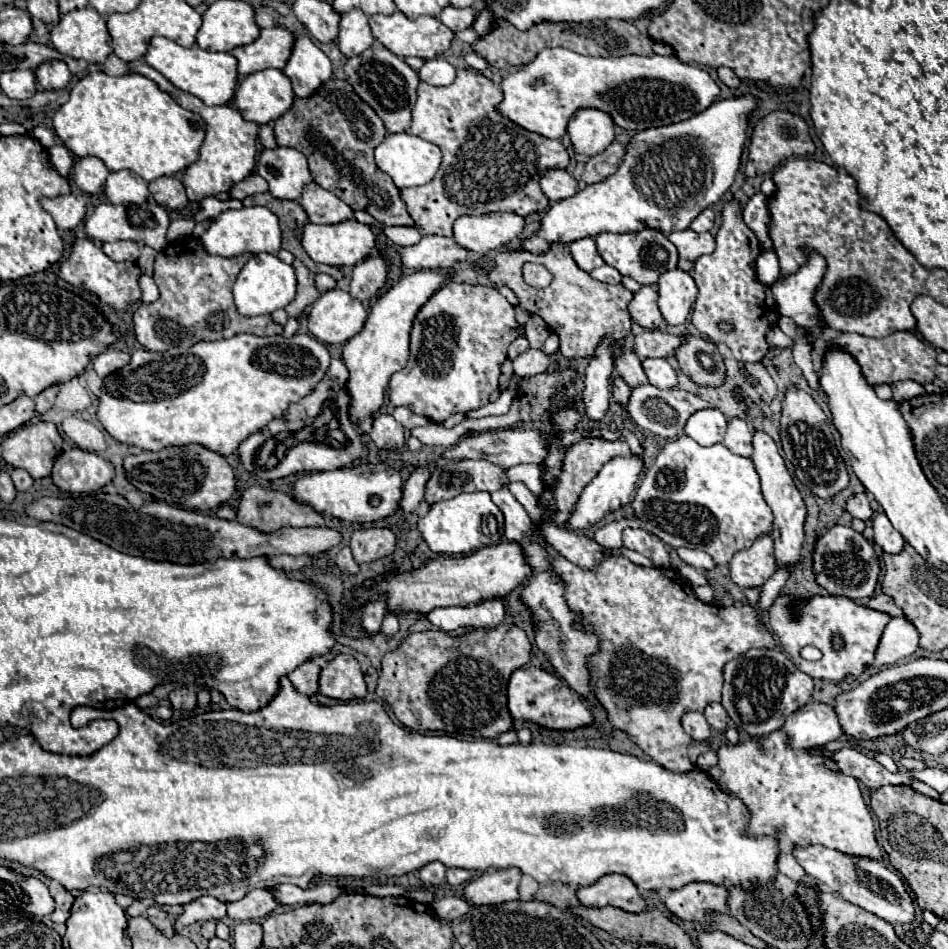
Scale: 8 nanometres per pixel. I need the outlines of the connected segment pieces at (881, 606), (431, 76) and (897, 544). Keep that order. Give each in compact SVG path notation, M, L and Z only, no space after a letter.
M877 594L877 596L873 596L869 602L867 602L867 606L869 608L873 608L873 610L879 610L879 612L887 612L887 614L891 614L891 616L903 616L903 610L891 600L891 596L887 596L887 594Z
M433 58L425 62L423 68L419 70L421 82L427 82L431 86L449 86L455 82L455 76L457 76L455 66L451 66L445 58Z
M879 512L875 518L873 518L873 530L875 530L875 544L879 544L883 548L883 552L889 552L889 554L899 554L903 550L903 536L891 526L889 518Z

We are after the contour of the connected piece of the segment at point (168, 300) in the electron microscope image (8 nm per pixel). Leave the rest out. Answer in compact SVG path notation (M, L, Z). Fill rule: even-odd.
M193 236L179 238L169 242L155 258L153 280L161 292L159 300L145 304L141 302L133 314L135 336L141 346L149 352L165 352L171 346L189 348L201 340L221 340L231 338L239 332L255 334L255 336L273 336L281 334L283 326L277 324L271 314L267 316L239 316L231 286L241 272L243 264L249 260L249 252L243 256L223 258L223 256L207 256L203 252L203 244Z

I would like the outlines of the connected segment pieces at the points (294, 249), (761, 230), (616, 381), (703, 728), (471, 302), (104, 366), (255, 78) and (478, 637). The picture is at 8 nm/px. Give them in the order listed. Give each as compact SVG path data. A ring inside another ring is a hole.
M269 192L265 194L255 194L255 196L249 196L243 200L245 206L267 206L269 210L273 210L281 222L281 232L283 232L283 248L289 250L295 258L299 258L313 274L319 274L319 272L325 272L329 276L333 276L335 280L341 280L343 274L339 268L335 266L329 266L329 264L319 264L319 262L313 262L307 252L303 250L301 246L301 236L303 236L303 228L305 224L309 222L307 220L307 214L305 210L299 206L299 202L291 202L291 200L279 200L279 198L273 198Z
M757 192L755 196L751 196L751 206L745 204L745 208L743 208L743 220L755 232L755 236L763 248L773 246L773 242L769 238L769 210L767 210L765 194Z
M613 376L611 378L611 390L613 390L613 396L615 396L615 400L619 404L625 404L627 398L629 398L629 392L631 392L629 384L621 376Z
M687 712L683 714L683 720L681 720L685 732L693 738L693 740L707 740L711 736L711 726L707 724L705 716L701 712Z
M453 280L445 282L445 284L421 306L421 310L417 312L417 316L415 316L415 320L413 320L413 328L411 328L411 356L409 356L407 366L405 366L401 372L397 372L397 374L391 376L389 402L391 402L393 406L407 406L407 408L413 410L415 414L425 416L425 418L429 418L429 420L433 420L433 422L443 422L443 420L447 420L449 416L457 414L457 412L469 412L469 410L473 410L473 408L479 408L479 406L487 404L487 402L489 402L489 396L491 396L491 394L495 392L495 388L499 386L501 364L507 360L507 348L509 348L509 344L511 344L517 336L523 336L523 326L517 324L513 306L511 306L493 286L469 286L469 284L457 284L457 282L453 282Z
M107 348L105 352L101 352L95 360L93 360L93 368L95 372L105 378L109 376L111 372L117 372L119 368L127 366L131 360L131 356L127 352L121 352L121 350L115 350L115 348Z
M277 68L253 72L239 82L235 104L245 120L267 124L277 120L293 104L293 88L287 74Z
M499 624L495 628L475 628L463 636L451 636L443 630L427 630L409 634L401 646L383 656L377 696L389 704L403 726L423 732L445 732L469 738L495 740L513 728L513 716L507 708L507 684L517 668L523 668L531 658L531 642L515 624ZM471 662L477 662L477 678L473 678Z

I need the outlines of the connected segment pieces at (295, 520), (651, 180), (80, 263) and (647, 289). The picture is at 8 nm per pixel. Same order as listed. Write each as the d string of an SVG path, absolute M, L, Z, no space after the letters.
M251 486L243 492L239 508L237 508L237 522L251 526L259 532L267 532L267 534L285 526L323 526L325 524L323 516L315 512L309 504L295 500L287 492L277 492L277 490L261 488L261 486Z
M751 92L739 94L735 98L727 98L727 100L719 98L705 112L695 114L689 120L675 122L669 126L659 126L659 128L645 128L643 132L633 134L629 144L625 146L625 156L617 172L607 176L599 184L591 184L579 190L575 196L567 200L555 202L549 208L549 212L541 218L541 228L531 236L521 238L521 248L531 252L545 252L551 242L569 244L587 236L595 238L601 232L637 232L637 230L643 230L643 226L655 228L663 234L685 230L703 208L721 200L721 196L733 184L733 178L741 164L747 130L753 120L753 110L757 110L759 104L761 104L759 96Z
M89 238L75 240L73 252L67 258L67 262L63 262L61 272L59 272L59 276L65 282L69 282L71 286L79 286L89 292L95 292L103 302L107 302L109 306L113 306L117 310L123 310L131 302L141 300L141 290L137 284L139 274L141 274L141 270L135 262L113 262L109 256L103 254L99 242L93 242Z
M641 286L629 302L629 314L631 320L643 328L659 328L663 324L663 316L657 308L657 292L651 286Z

